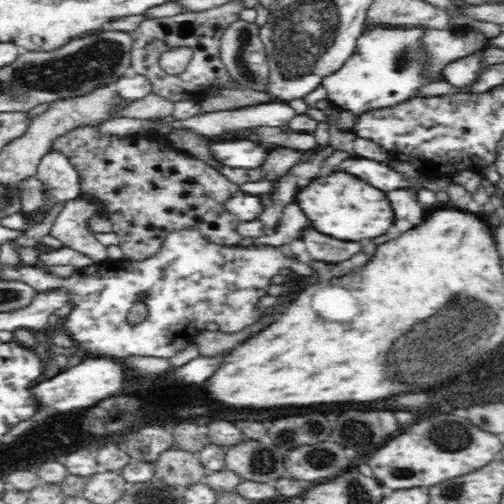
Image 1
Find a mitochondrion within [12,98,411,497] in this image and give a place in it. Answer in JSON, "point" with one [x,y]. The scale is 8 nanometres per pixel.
{"point":[261,461]}

